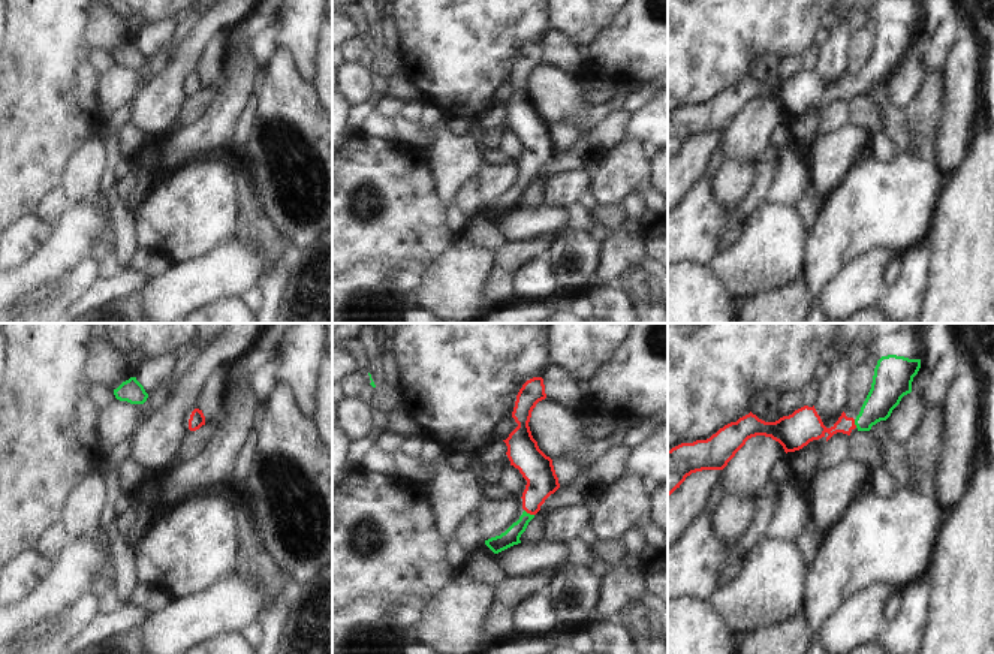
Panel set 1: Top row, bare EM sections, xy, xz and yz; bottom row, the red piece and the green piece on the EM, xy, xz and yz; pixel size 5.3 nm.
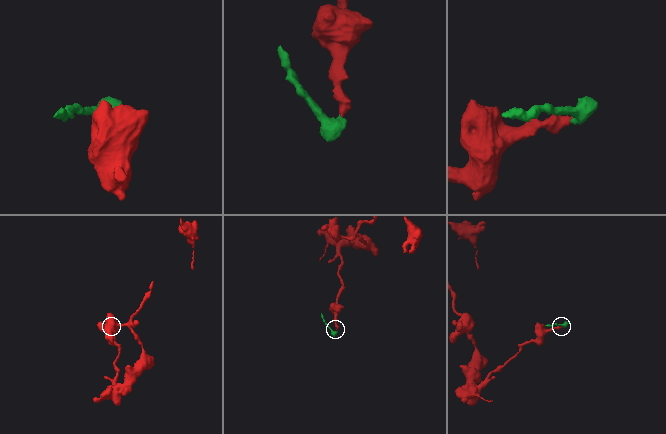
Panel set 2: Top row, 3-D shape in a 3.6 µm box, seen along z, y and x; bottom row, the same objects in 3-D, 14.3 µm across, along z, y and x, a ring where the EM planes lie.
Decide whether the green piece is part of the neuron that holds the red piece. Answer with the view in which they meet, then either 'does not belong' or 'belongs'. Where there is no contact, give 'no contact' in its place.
contact in xz; belongs

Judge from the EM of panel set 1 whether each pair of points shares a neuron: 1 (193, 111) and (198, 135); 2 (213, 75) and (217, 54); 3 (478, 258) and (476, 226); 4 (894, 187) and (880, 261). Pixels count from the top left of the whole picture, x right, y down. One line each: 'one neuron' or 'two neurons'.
1: two neurons
2: one neuron
3: two neurons
4: two neurons

